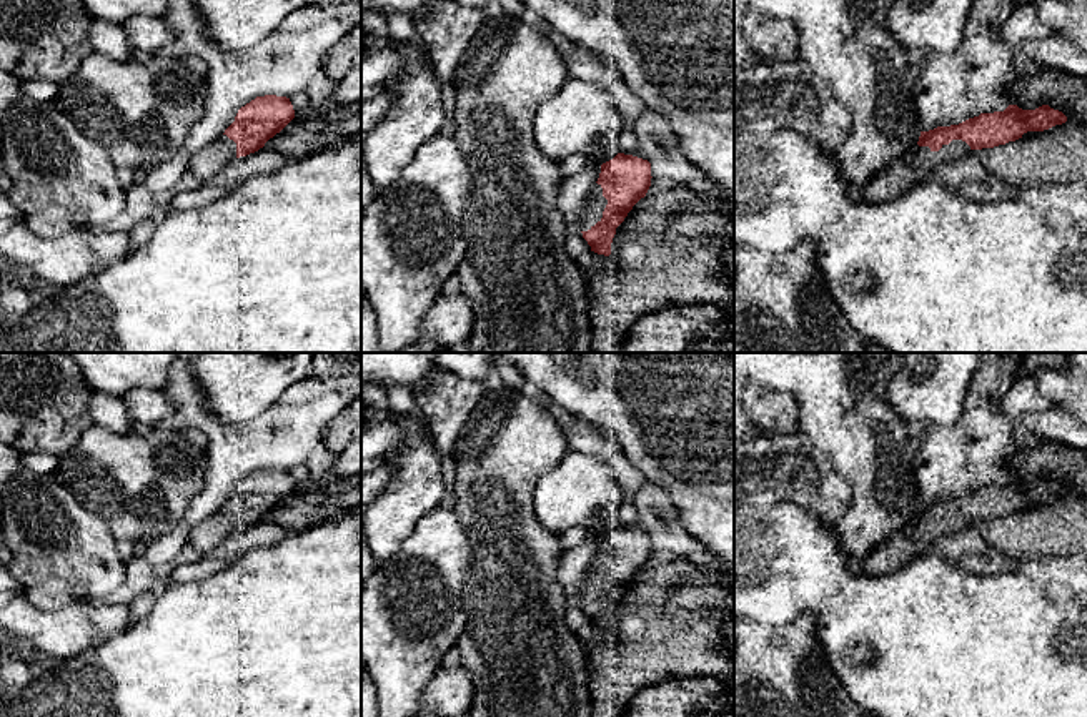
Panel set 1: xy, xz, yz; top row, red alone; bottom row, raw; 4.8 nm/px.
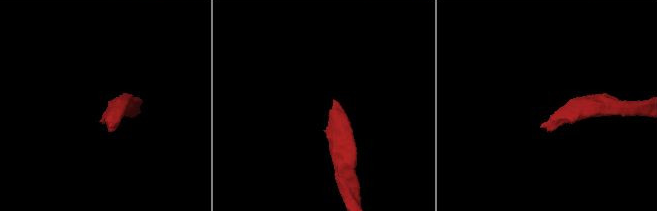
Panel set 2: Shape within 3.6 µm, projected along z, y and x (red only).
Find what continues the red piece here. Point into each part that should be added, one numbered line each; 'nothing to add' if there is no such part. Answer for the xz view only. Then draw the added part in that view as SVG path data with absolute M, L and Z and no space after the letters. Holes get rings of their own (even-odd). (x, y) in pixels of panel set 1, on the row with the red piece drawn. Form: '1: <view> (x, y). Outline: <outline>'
1: xz (591, 213). Outline: M596 183L596 186L589 193L581 210L581 216L579 216L581 231L588 231L598 221L601 221L606 205L608 205L608 200L603 196L603 188L601 185Z

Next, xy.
1: xy (207, 162). Outline: M220 135L211 145L191 156L188 171L191 171L201 183L208 183L220 168L235 158L236 143L226 135Z

